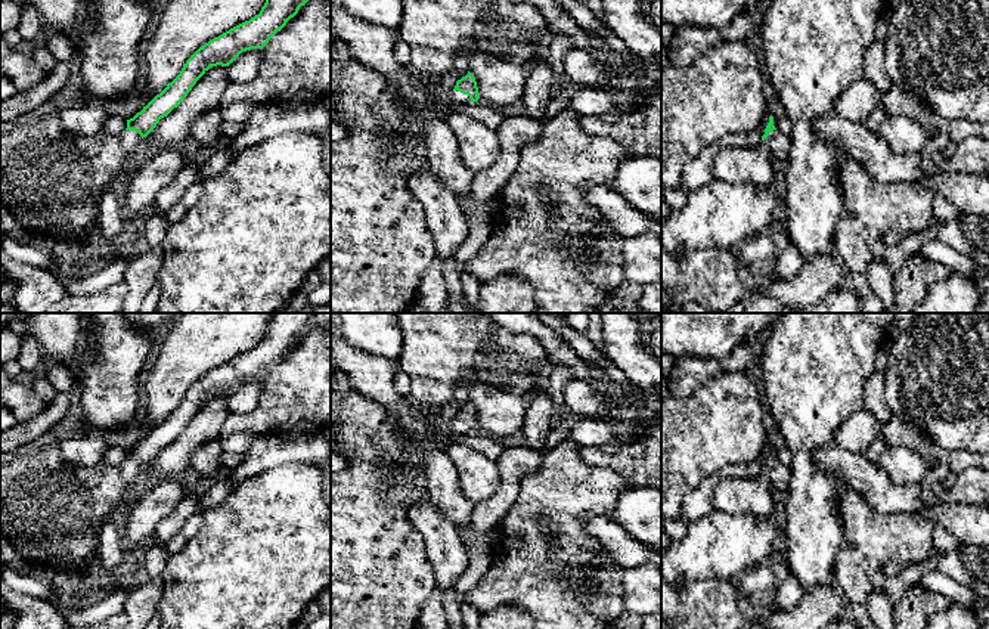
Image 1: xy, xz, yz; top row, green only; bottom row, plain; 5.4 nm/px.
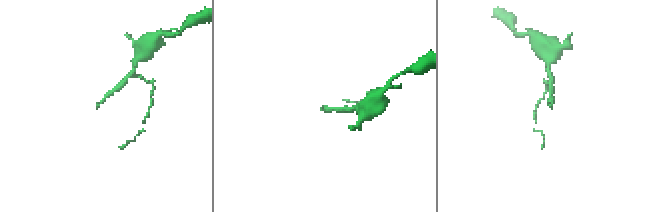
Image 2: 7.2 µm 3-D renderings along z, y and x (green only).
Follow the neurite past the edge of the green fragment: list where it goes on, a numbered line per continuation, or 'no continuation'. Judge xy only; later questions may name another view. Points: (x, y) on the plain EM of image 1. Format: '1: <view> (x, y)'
1: xy (50, 511)

